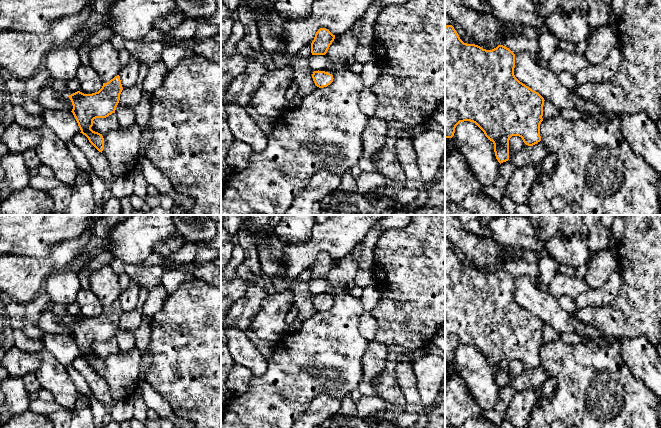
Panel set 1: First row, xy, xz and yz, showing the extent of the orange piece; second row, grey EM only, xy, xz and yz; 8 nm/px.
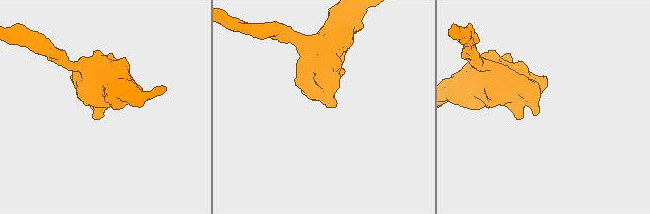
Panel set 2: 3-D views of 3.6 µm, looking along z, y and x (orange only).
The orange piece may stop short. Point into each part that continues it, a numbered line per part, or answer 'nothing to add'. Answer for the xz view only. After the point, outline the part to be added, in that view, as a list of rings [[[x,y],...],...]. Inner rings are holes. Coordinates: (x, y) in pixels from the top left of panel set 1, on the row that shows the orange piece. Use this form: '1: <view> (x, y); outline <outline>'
nothing to add

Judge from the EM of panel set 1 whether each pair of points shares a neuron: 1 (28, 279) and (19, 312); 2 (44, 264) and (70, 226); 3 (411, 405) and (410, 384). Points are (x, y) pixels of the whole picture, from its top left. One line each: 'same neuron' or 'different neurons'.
1: different neurons
2: different neurons
3: same neuron

